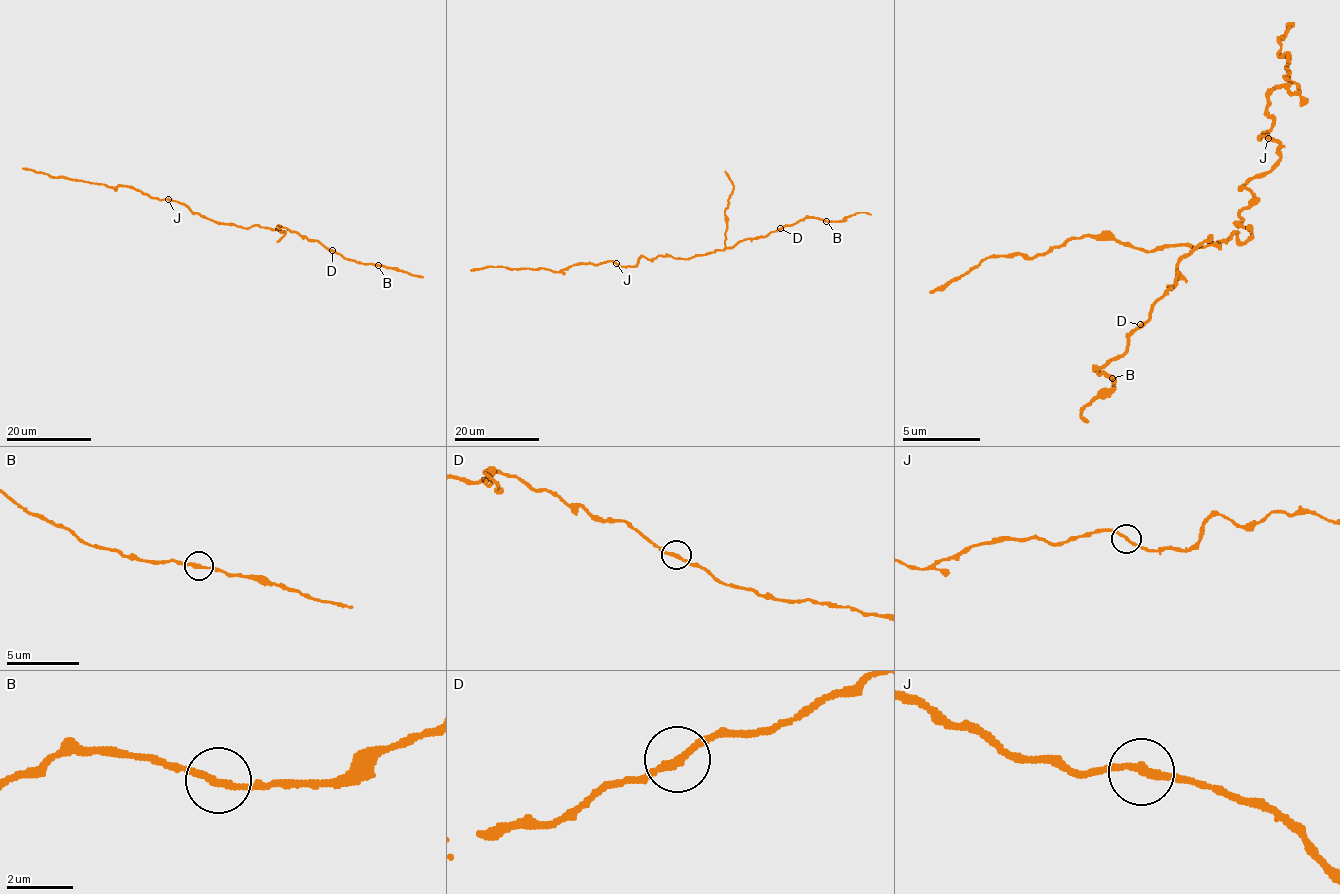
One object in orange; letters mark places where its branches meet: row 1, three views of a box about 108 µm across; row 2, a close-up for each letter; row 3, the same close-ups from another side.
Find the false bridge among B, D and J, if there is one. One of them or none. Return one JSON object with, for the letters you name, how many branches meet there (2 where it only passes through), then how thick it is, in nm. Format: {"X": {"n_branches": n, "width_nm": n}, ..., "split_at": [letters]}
{"split_at": []}

